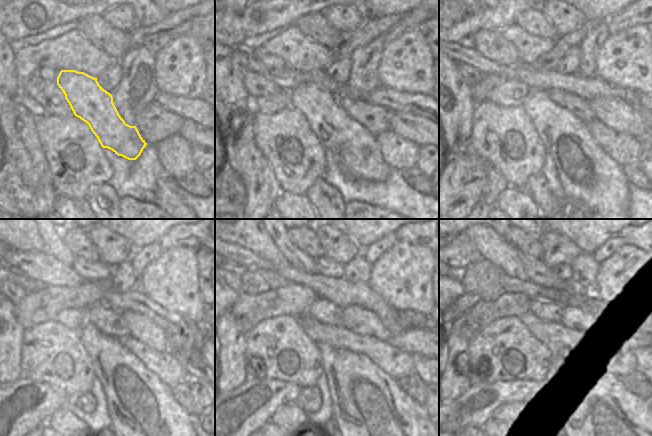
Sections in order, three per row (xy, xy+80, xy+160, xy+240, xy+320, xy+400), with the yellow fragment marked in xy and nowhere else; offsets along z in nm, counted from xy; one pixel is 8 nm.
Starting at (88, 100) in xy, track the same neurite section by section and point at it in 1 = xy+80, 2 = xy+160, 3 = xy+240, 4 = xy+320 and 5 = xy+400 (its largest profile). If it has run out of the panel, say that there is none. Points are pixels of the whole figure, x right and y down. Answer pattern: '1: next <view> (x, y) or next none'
1: next xy+80 (356, 151)
2: next xy+160 (592, 181)
3: next xy+240 (148, 422)
4: next xy+320 (378, 422)
5: next xy+400 (603, 422)

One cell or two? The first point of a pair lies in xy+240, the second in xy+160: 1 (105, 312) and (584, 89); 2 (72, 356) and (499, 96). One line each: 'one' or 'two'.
1: two
2: two

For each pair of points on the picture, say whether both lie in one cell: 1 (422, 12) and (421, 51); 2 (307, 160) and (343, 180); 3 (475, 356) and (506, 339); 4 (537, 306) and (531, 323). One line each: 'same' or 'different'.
1: different
2: different
3: same
4: different

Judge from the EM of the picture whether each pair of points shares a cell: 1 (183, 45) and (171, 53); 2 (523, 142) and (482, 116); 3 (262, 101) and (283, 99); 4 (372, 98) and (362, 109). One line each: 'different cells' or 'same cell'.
1: same cell
2: same cell
3: same cell
4: different cells

